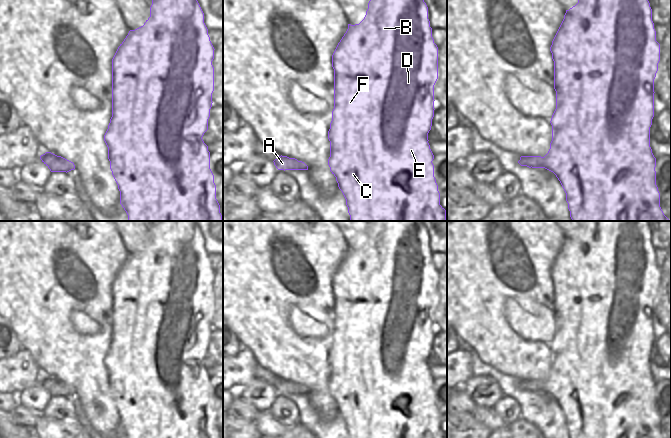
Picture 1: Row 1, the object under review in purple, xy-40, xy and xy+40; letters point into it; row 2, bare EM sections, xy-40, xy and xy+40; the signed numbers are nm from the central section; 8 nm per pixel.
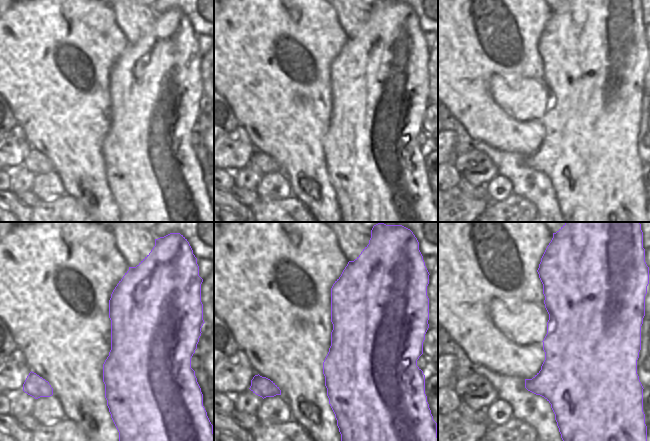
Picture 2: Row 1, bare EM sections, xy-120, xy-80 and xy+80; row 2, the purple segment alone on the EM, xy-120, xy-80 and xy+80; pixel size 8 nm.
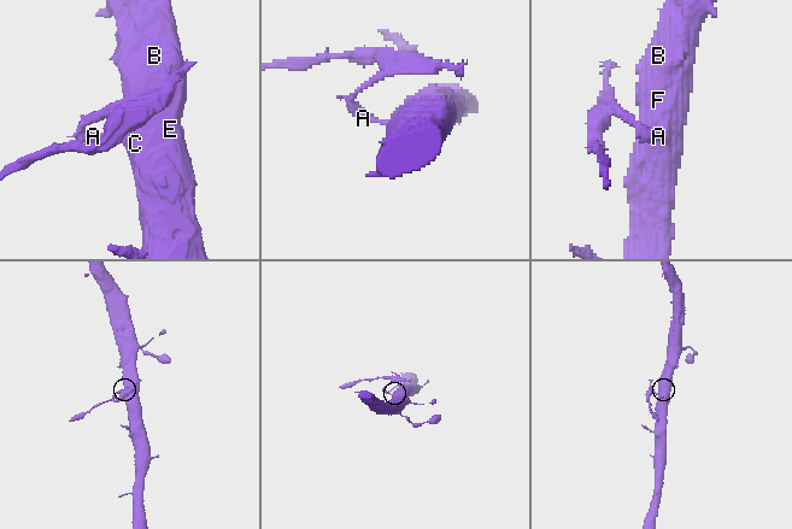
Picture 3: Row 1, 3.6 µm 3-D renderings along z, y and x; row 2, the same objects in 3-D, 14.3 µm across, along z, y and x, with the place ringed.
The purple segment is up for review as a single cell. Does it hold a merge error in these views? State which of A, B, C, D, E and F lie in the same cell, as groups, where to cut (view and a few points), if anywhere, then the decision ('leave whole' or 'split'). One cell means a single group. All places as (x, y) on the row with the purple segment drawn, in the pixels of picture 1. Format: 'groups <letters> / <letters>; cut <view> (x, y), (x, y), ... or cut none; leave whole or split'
groups A / B C D E F; cut xy+40 (520, 157), (531, 166); split

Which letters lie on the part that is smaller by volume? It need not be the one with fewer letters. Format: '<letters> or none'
A.

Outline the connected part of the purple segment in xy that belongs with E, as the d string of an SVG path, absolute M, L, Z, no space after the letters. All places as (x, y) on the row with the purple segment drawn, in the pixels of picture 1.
M370 0L364 19L348 29L332 55L334 69L334 109L328 131L330 157L328 165L342 191L350 221L446 221L446 210L440 205L440 193L434 177L434 155L428 143L434 117L434 85L438 79L438 47L432 37L428 7L424 0Z

